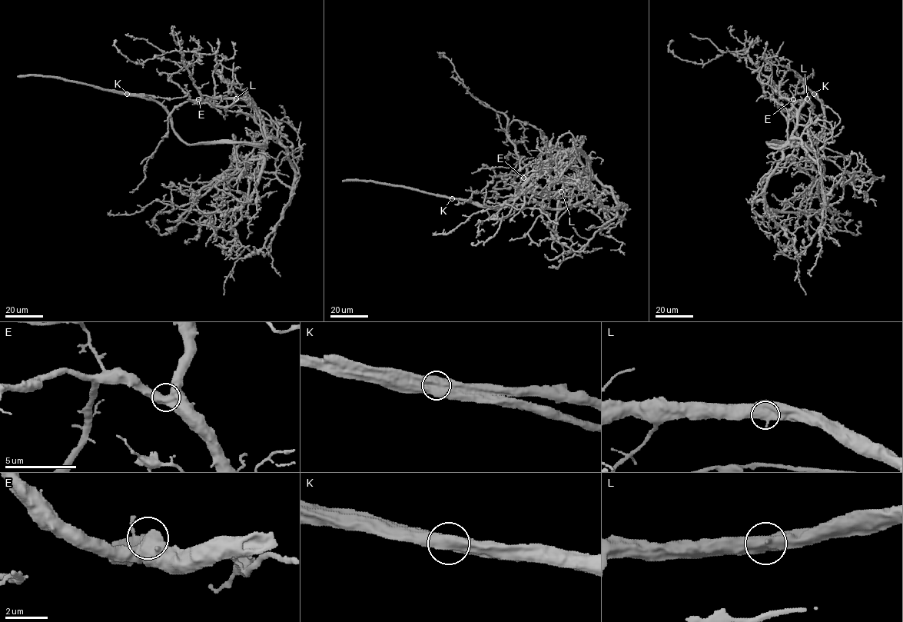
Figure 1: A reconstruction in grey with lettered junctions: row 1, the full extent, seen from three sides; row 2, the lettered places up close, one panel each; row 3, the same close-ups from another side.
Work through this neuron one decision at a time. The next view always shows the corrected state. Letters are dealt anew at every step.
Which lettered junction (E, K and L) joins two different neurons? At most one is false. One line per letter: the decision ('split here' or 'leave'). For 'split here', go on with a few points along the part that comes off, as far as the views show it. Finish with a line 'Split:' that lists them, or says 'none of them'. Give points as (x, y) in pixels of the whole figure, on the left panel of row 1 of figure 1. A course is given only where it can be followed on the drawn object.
E: leave
K: split here; course (127, 94), (158, 102), (187, 144), (263, 148), (260, 113), (200, 101), (178, 51), (138, 64), (116, 40)
L: leave
Split: K

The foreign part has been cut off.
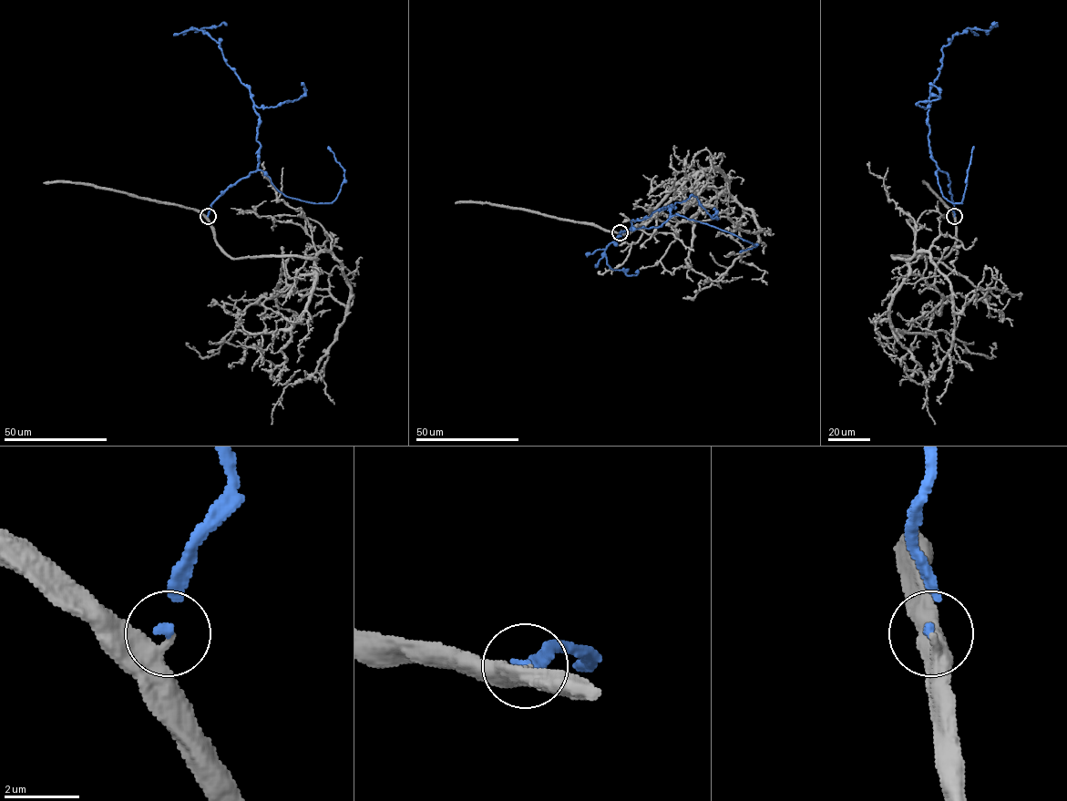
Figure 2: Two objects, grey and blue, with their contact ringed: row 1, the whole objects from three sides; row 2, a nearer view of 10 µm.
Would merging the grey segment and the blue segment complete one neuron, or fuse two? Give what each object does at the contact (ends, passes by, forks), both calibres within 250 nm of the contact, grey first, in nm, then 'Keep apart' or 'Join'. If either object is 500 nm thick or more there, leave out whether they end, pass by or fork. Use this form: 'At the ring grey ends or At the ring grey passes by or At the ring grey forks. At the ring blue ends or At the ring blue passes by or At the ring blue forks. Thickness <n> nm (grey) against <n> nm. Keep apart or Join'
At the ring grey ends. At the ring blue ends. Thickness 320 nm (grey) against 140 nm. Keep apart

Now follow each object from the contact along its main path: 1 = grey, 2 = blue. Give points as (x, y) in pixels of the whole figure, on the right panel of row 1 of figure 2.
1: (954, 216), (955, 243), (943, 257), (893, 256), (928, 251), (951, 289), (953, 344), (926, 385), (934, 424)
2: (954, 216), (949, 177), (928, 145), (930, 89), (941, 67), (943, 46), (969, 28), (997, 26), (991, 24)

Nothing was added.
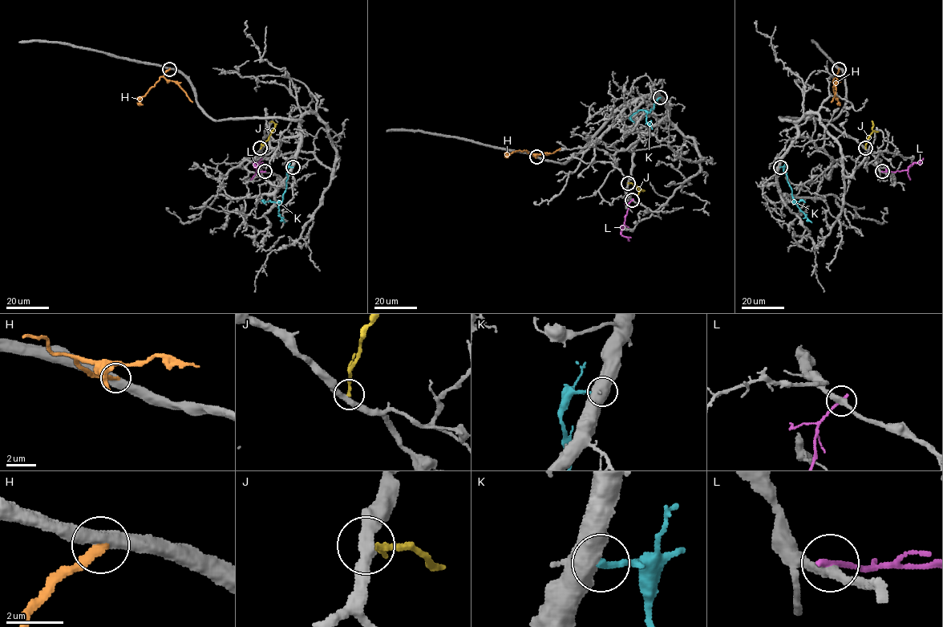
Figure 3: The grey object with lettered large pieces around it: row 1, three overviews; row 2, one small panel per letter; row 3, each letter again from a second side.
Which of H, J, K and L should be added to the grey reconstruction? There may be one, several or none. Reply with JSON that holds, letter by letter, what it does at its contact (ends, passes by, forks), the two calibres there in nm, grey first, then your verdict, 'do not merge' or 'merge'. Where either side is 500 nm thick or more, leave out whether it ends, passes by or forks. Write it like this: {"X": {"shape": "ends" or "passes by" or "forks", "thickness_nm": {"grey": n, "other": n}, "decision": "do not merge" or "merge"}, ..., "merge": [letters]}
{"H": {"thickness_nm": {"grey": 550, "other": 260}, "decision": "do not merge"}, "J": {"shape": "ends", "thickness_nm": {"grey": 400, "other": 200}, "decision": "do not merge"}, "K": {"thickness_nm": {"grey": 650, "other": 280}, "decision": "do not merge"}, "L": {"shape": "ends", "thickness_nm": {"grey": 360, "other": 200}, "decision": "do not merge"}, "merge": []}

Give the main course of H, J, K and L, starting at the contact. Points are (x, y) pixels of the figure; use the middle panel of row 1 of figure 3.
H: (537, 156), (526, 150), (517, 150), (507, 155), (510, 155)
J: (628, 182), (643, 190), (637, 189)
K: (660, 97), (654, 101), (653, 108), (649, 112), (638, 110), (634, 112), (631, 117), (634, 122)
L: (632, 200), (621, 231), (629, 240)

